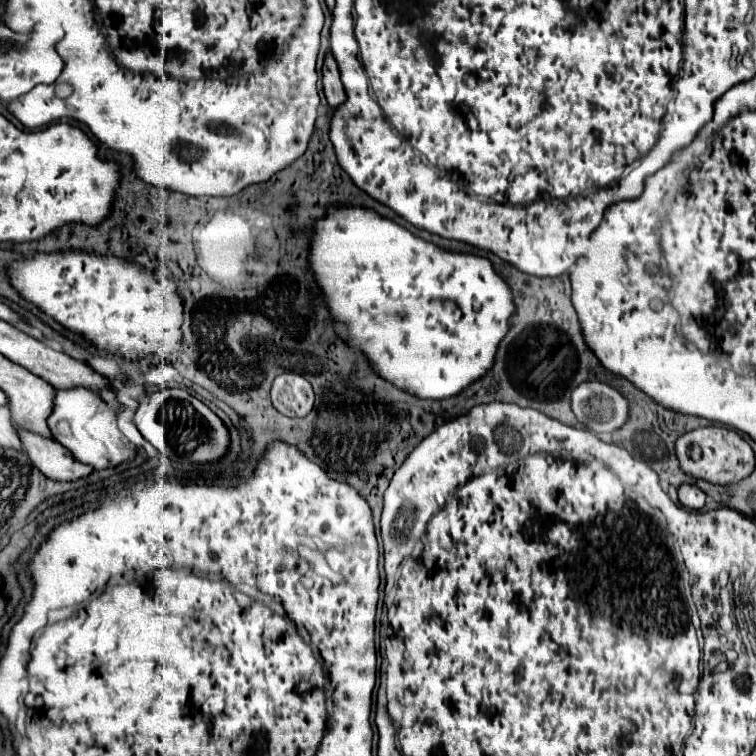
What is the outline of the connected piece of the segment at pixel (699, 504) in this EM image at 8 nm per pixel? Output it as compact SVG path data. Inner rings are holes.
M693 484L679 486L679 500L689 510L701 510L706 503L706 500L703 500L703 492Z

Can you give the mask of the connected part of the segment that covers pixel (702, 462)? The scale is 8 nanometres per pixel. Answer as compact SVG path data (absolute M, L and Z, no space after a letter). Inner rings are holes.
M705 426L705 428L697 428L697 430L683 434L677 440L677 456L683 466L683 472L689 472L695 478L707 480L711 484L721 484L721 486L735 484L735 482L747 478L755 470L755 452L749 446L749 442L739 432L735 432L731 428L723 428L723 426ZM691 444L701 448L699 460L693 460L689 456Z

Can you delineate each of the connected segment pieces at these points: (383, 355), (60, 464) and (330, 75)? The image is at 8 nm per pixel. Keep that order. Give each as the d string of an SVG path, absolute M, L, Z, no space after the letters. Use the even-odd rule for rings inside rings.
M367 208L331 212L319 224L319 236L311 244L311 264L333 314L335 332L347 344L355 344L385 380L419 398L443 400L455 396L471 380L483 376L491 368L495 348L507 334L509 316L515 312L511 290L495 274L487 258L441 250ZM429 294L435 294L435 300L457 304L463 314L443 314L443 304L431 304Z
M21 430L21 440L23 446L31 458L31 462L51 480L61 480L61 482L73 482L79 478L85 478L93 474L93 470L81 462L75 460L75 456L63 448L55 440L47 440L41 436L35 436L33 432Z
M331 52L325 54L325 62L323 62L323 88L325 88L325 98L327 102L335 108L341 104L341 100L345 100L345 90L343 84L339 80L339 70L337 70L337 62L333 58Z

